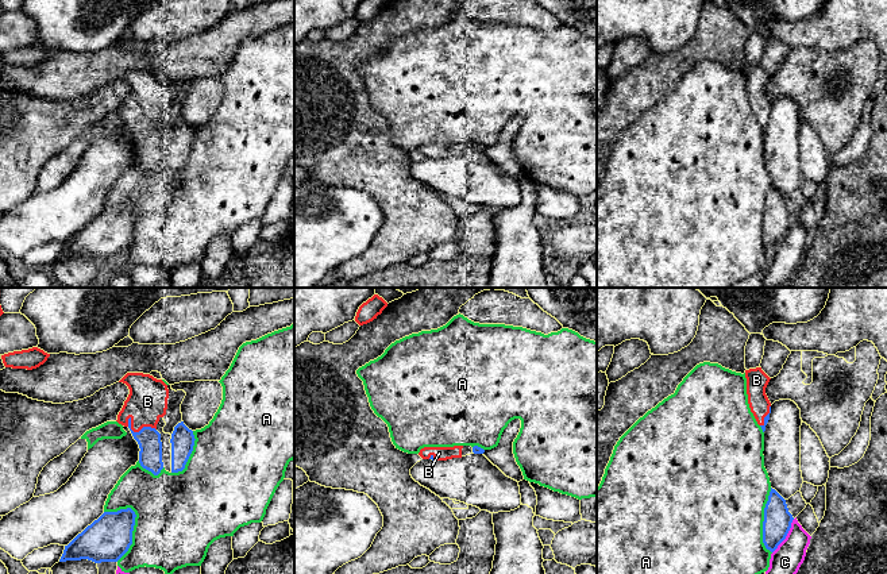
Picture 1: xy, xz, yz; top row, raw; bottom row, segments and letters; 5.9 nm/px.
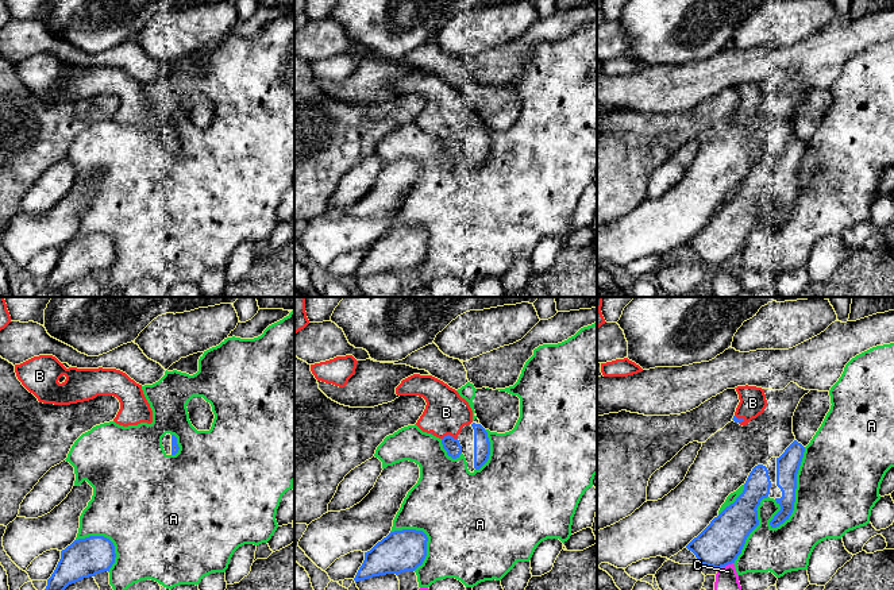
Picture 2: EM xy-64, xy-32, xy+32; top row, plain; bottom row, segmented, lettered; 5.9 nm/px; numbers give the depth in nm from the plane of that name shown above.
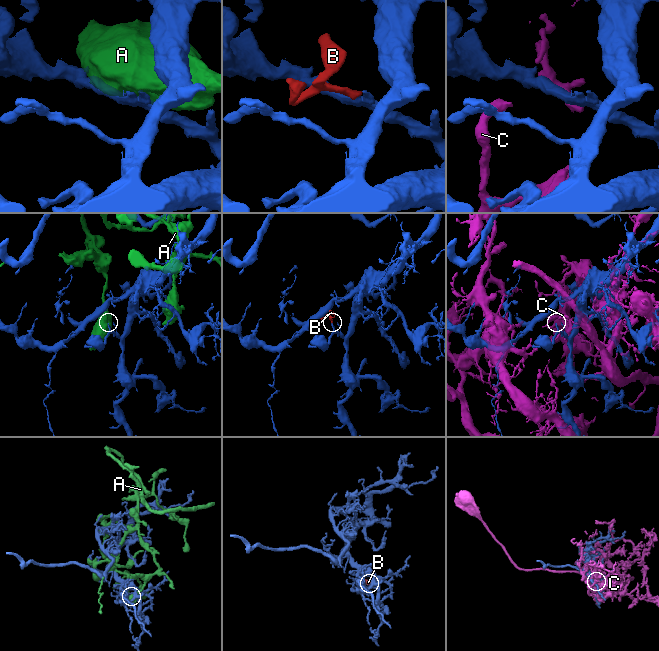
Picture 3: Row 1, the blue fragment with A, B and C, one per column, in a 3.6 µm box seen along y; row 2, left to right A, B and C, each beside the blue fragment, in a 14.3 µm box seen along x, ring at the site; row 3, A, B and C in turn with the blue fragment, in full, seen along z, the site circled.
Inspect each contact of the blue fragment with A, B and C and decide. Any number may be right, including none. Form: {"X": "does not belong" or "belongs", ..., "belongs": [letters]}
{"A": "does not belong", "B": "belongs", "C": "does not belong", "belongs": ["B"]}

